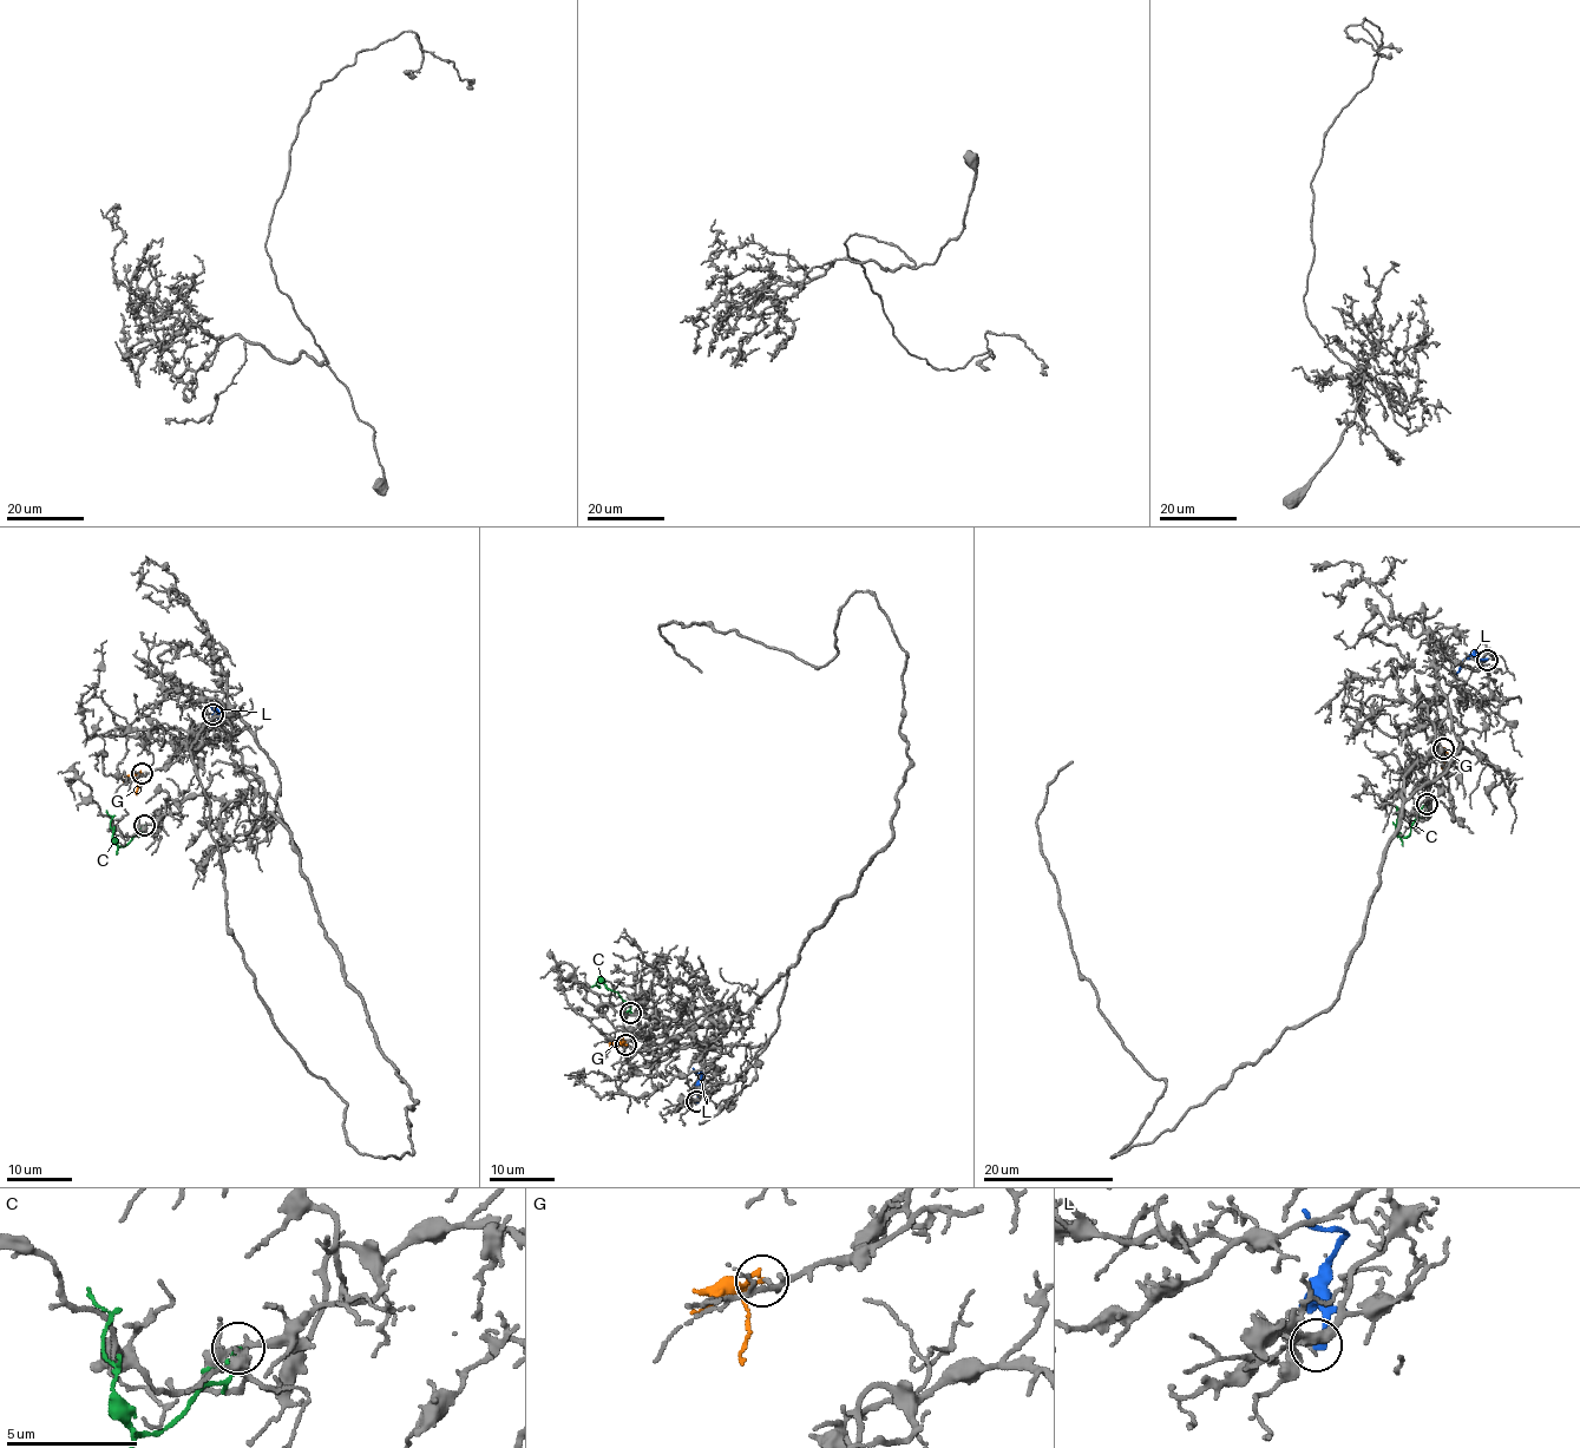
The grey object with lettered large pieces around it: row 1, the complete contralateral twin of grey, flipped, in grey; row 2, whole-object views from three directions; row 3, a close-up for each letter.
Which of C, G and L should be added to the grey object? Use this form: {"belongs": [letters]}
{"belongs": ["G"]}

